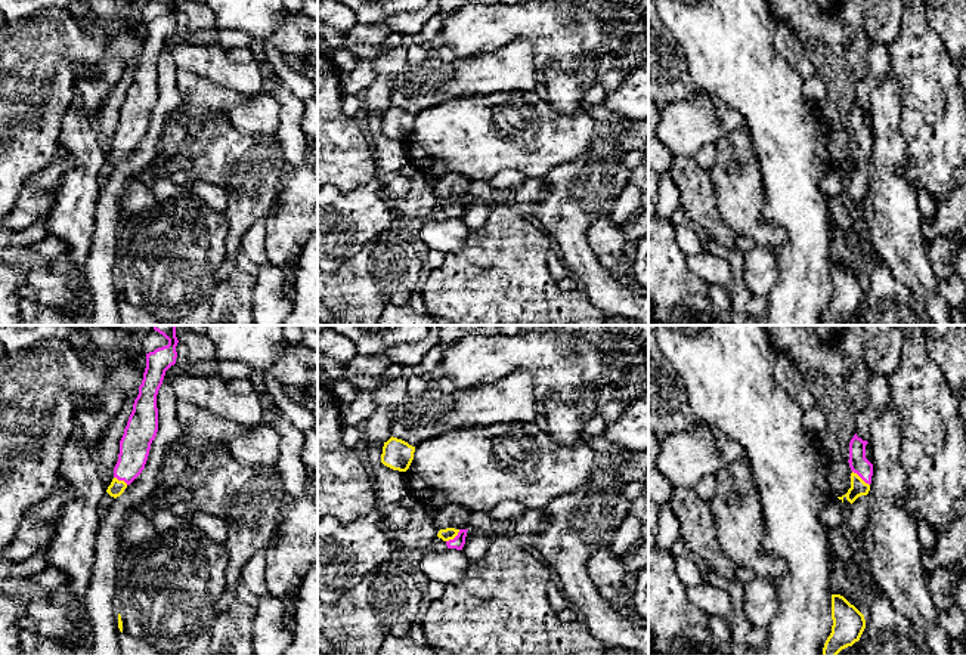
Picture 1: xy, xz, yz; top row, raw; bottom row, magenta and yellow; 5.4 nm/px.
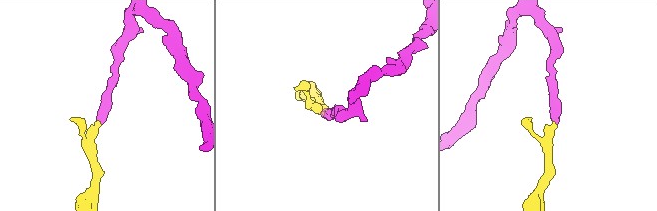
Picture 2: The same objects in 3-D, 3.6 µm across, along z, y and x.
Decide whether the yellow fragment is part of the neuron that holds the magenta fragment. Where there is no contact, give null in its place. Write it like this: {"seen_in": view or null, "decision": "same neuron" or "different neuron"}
{"seen_in": "yz", "decision": "same neuron"}

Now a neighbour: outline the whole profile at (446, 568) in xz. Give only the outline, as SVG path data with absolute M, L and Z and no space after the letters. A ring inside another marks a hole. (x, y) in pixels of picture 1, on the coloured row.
M448 549L443 553L425 550L418 565L430 581L446 587L462 578L470 560L462 550L456 549Z

